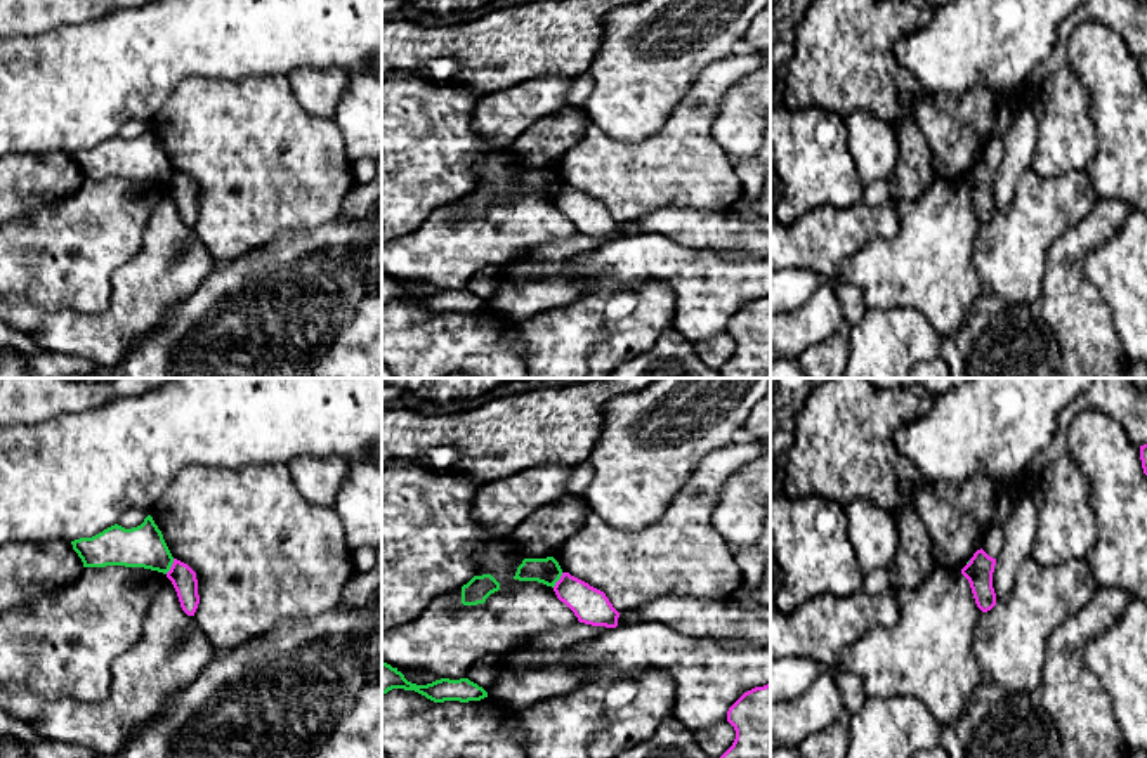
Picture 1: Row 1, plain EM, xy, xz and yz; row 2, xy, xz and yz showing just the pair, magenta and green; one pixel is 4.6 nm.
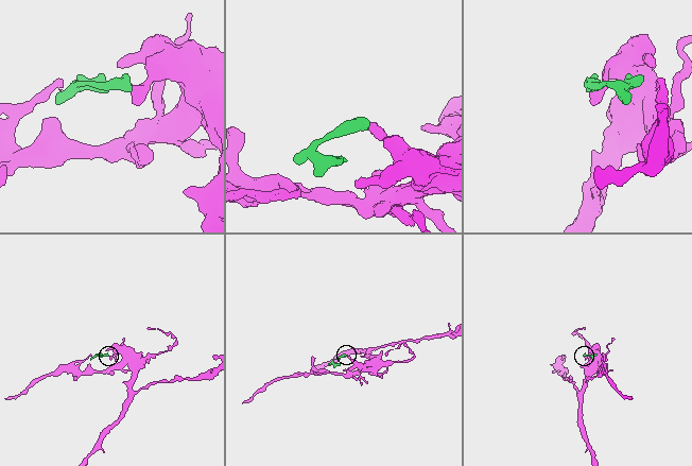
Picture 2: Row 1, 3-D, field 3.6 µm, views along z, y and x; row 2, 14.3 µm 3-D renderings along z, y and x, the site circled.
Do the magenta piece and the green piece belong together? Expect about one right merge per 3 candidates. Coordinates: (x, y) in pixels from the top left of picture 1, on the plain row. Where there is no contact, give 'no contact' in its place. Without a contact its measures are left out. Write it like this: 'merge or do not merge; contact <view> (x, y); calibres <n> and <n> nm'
do not merge; contact xy (172, 177); calibres 120 and 190 nm

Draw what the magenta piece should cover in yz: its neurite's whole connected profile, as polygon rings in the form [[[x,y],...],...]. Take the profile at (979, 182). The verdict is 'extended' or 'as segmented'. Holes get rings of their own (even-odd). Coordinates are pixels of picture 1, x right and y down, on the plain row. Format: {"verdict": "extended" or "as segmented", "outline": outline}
{"verdict": "as segmented", "outline": [[[982,160],[973,165],[970,173],[961,180],[968,191],[977,219],[982,224],[996,217],[996,205],[993,199],[993,184],[996,170],[989,168]]]}

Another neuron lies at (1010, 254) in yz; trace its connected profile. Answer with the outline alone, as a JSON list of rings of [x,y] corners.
[[[1027,170],[1010,208],[980,225],[973,262],[982,286],[1006,304],[1036,307],[1052,245],[1097,199],[1085,170],[1050,179]]]

